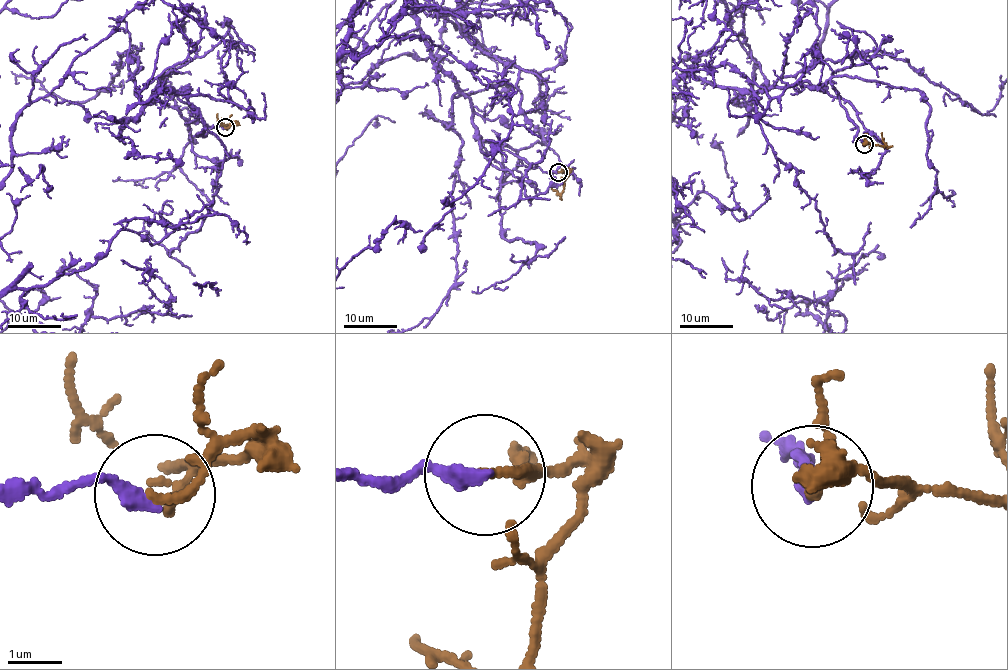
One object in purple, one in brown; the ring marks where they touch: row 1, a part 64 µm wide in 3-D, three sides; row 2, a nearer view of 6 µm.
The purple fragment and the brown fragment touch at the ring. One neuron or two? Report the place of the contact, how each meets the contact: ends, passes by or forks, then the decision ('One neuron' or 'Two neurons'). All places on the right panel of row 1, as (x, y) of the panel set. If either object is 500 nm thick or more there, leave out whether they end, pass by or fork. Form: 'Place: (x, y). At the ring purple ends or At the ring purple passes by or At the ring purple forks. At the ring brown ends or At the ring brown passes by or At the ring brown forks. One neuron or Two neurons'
Place: (864, 144). At the ring purple ends. At the ring brown ends. Two neurons

